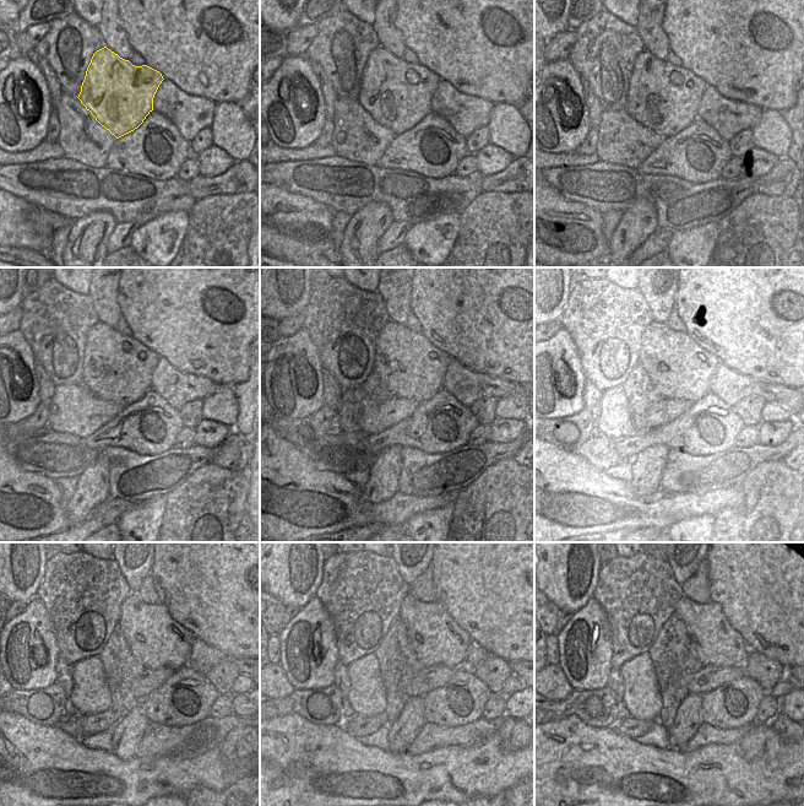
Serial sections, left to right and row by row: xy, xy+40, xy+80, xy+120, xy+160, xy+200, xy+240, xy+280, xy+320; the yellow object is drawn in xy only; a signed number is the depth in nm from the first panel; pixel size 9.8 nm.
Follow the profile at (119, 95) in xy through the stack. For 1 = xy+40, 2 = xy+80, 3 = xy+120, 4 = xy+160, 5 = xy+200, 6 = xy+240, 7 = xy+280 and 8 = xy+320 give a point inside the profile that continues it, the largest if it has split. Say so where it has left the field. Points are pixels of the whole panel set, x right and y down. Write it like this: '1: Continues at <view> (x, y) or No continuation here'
1: Continues at xy+40 (397, 95)
2: Continues at xy+80 (664, 97)
3: Continues at xy+120 (118, 368)
4: Continues at xy+160 (407, 366)
5: Continues at xy+200 (701, 366)
6: Continues at xy+240 (155, 638)
7: Continues at xy+280 (436, 639)
8: Continues at xy+320 (715, 642)

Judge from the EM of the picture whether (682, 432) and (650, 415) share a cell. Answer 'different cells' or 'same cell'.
different cells

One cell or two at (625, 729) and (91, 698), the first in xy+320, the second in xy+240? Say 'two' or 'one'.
two

